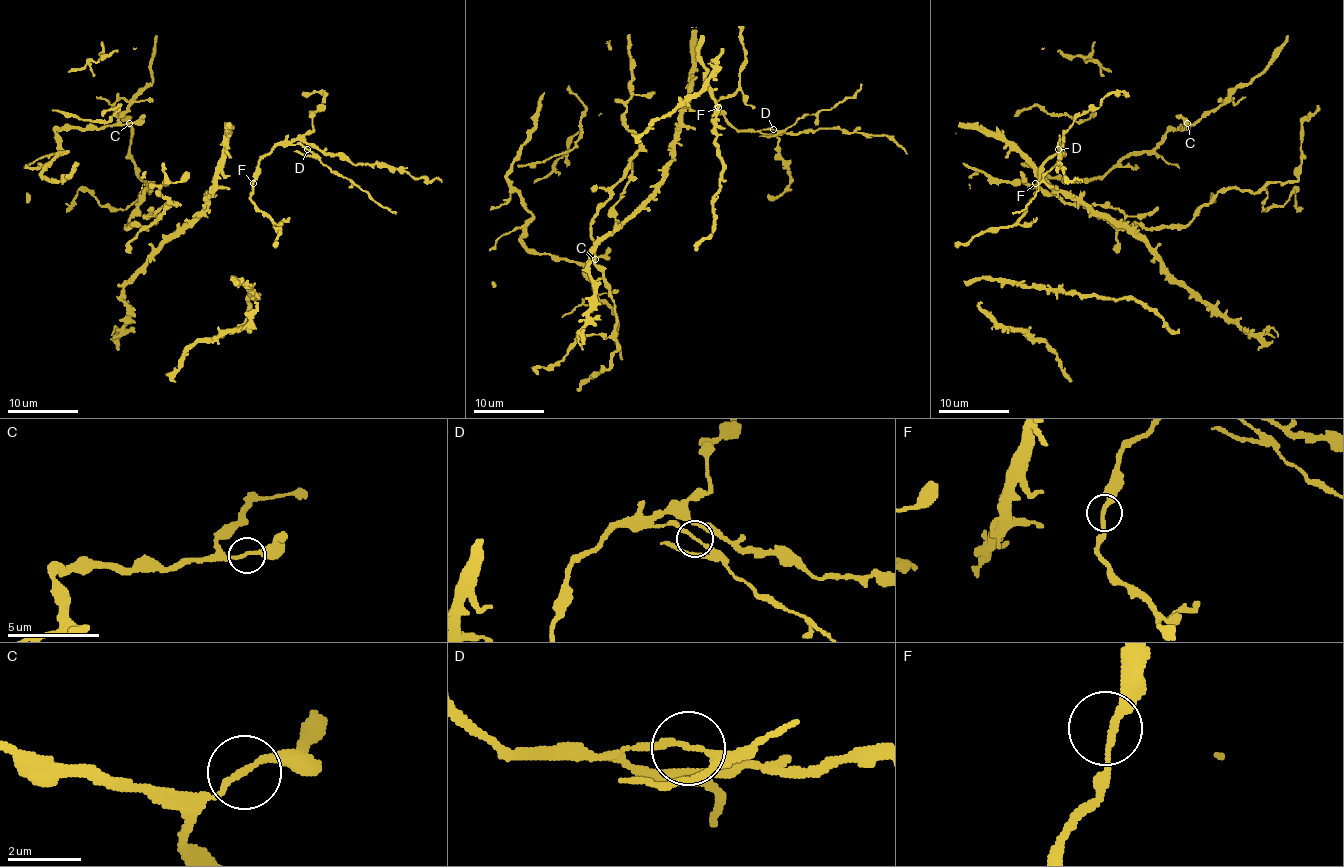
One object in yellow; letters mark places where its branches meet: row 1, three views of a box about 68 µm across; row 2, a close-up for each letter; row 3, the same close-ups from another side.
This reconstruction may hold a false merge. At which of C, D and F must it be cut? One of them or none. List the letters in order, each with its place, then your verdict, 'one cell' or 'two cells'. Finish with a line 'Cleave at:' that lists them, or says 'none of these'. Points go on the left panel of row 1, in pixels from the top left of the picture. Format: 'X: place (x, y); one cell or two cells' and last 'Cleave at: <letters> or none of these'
C: place (129, 123); one cell
D: place (307, 149); two cells
F: place (253, 183); one cell
Cleave at: D

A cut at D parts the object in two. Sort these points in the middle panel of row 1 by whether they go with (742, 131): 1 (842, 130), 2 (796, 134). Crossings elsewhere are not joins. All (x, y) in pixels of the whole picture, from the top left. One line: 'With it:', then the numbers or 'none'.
With it: 1, 2

